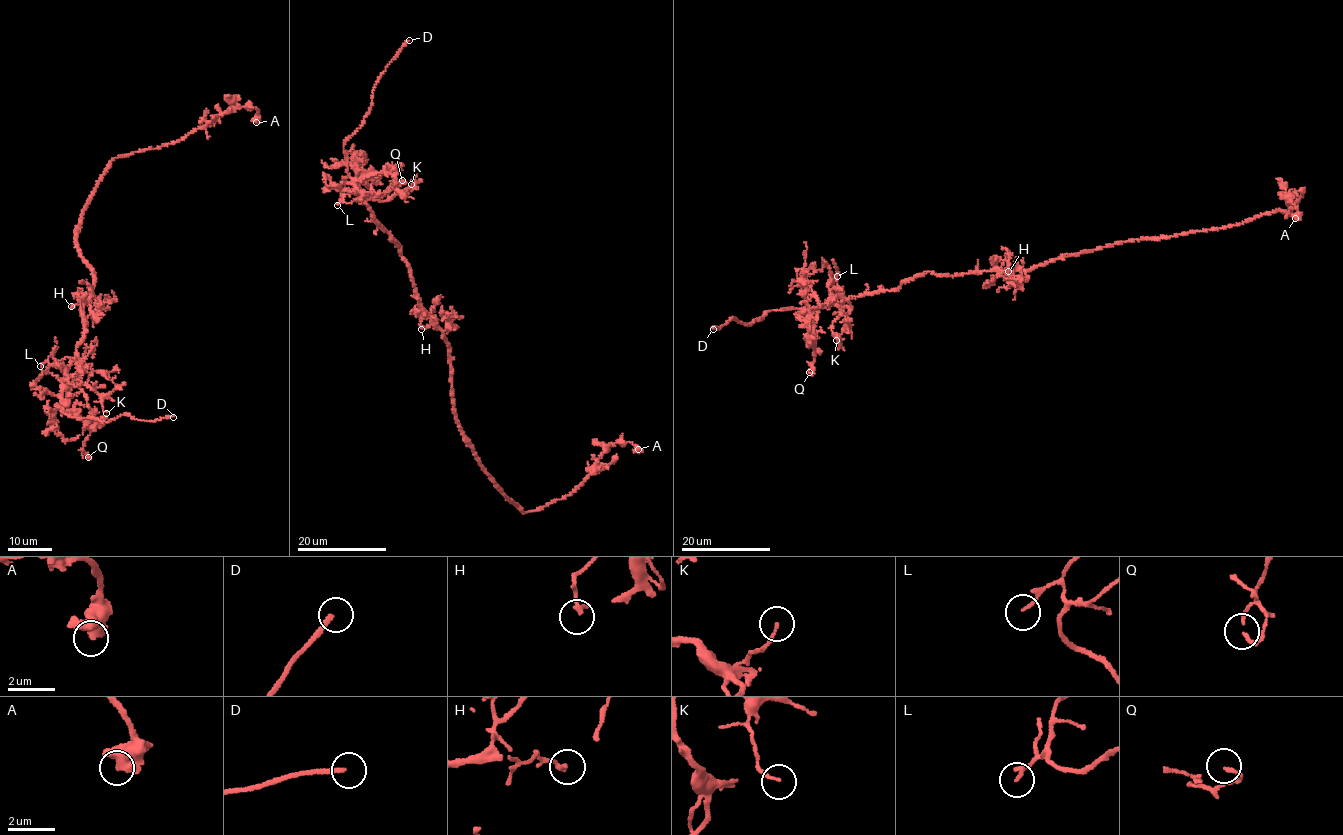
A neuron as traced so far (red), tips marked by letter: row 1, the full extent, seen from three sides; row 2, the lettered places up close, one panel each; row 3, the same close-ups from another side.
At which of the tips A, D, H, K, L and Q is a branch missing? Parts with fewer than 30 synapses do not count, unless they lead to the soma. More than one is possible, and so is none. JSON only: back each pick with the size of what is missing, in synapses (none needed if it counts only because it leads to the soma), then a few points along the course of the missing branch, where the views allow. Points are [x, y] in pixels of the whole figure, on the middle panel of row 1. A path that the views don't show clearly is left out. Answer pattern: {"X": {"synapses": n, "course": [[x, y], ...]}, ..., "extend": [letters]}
{"extend": ["D"]}

